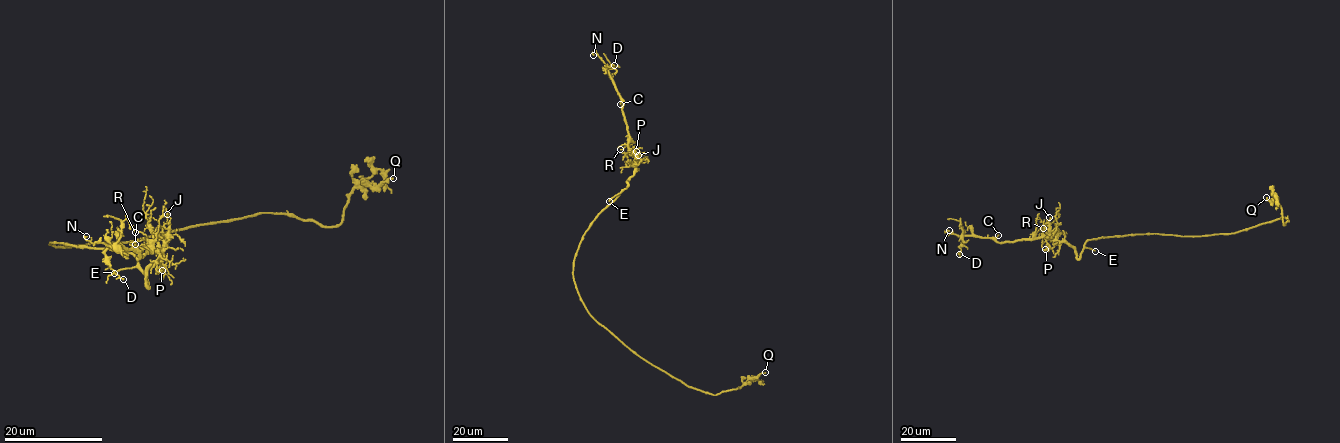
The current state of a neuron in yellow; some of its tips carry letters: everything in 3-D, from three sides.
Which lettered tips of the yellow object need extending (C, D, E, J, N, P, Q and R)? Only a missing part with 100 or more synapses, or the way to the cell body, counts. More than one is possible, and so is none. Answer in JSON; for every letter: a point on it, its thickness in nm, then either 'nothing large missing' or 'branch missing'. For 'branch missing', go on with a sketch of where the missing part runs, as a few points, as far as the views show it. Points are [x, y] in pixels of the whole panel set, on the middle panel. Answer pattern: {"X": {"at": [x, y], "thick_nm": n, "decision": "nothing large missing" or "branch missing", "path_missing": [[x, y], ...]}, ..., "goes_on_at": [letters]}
{"C": {"at": [620, 104], "thick_nm": 120, "decision": "nothing large missing"}, "D": {"at": [614, 65], "thick_nm": 100, "decision": "nothing large missing"}, "E": {"at": [609, 201], "thick_nm": 200, "decision": "branch missing", "path_missing": [[609, 201], [530, 312], [489, 360], [467, 405], [458, 415], [454, 435]]}, "J": {"at": [638, 155], "thick_nm": 120, "decision": "nothing large missing"}, "N": {"at": [593, 55], "thick_nm": 190, "decision": "nothing large missing"}, "P": {"at": [636, 151], "thick_nm": 170, "decision": "nothing large missing"}, "Q": {"at": [765, 372], "thick_nm": 150, "decision": "nothing large missing"}, "R": {"at": [620, 149], "thick_nm": 150, "decision": "nothing large missing"}, "goes_on_at": ["E"]}

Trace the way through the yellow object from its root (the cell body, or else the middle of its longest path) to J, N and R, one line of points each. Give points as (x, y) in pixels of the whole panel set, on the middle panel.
J: (573, 269), (583, 234), (627, 186), (638, 155)
N: (573, 269), (589, 224), (627, 186), (636, 166), (622, 99), (609, 68), (593, 55)
R: (573, 269), (575, 253), (589, 224), (627, 186), (634, 171), (636, 159), (628, 141), (620, 149)

